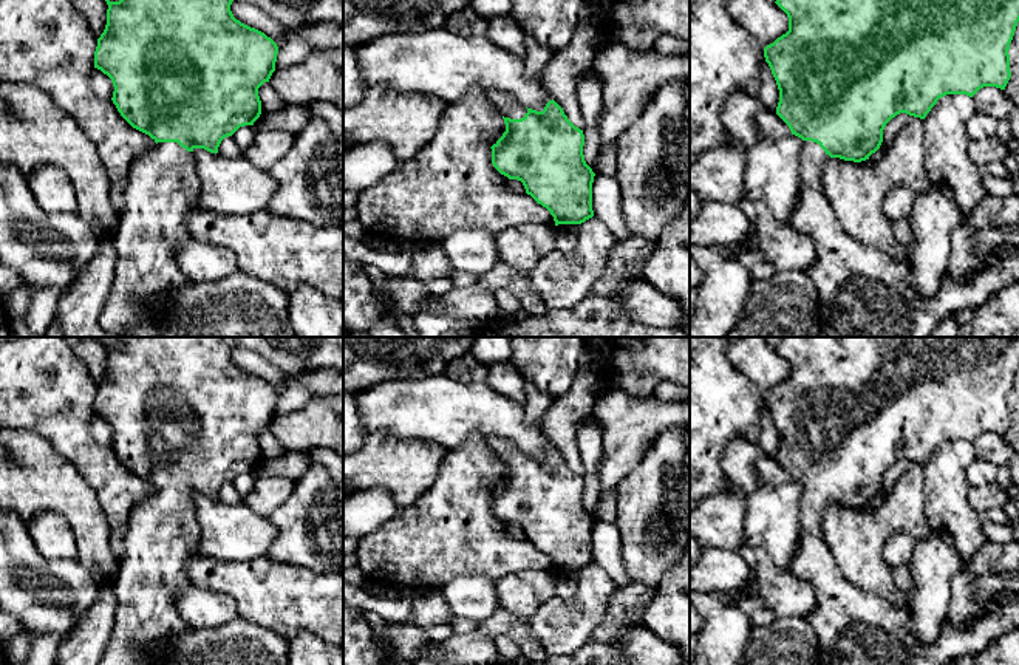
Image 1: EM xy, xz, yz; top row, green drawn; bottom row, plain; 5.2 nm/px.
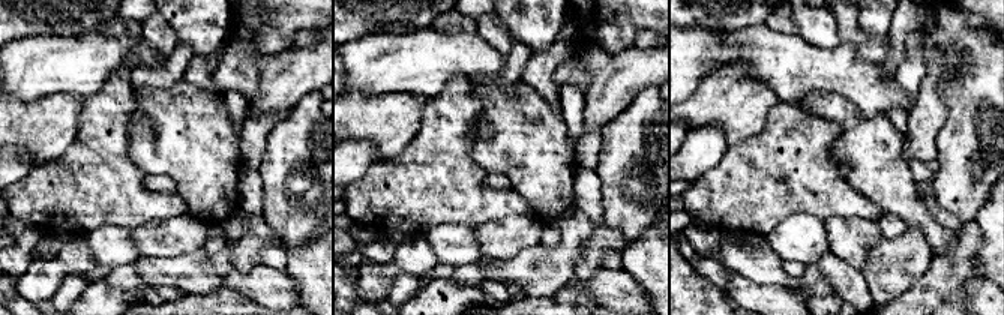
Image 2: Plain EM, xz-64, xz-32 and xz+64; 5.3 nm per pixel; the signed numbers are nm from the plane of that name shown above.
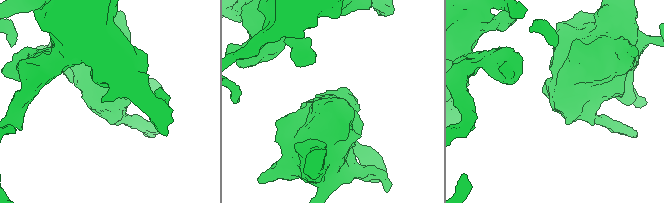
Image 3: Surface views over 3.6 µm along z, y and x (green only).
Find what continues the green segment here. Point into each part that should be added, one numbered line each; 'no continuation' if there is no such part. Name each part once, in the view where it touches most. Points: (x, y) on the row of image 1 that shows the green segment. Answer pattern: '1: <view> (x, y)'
1: xy (163, 184)

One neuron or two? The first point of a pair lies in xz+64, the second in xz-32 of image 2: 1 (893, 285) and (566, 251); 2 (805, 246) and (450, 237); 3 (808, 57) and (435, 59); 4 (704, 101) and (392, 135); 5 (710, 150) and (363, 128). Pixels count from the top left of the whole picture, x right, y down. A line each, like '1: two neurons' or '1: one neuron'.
1: one neuron
2: one neuron
3: one neuron
4: one neuron
5: two neurons

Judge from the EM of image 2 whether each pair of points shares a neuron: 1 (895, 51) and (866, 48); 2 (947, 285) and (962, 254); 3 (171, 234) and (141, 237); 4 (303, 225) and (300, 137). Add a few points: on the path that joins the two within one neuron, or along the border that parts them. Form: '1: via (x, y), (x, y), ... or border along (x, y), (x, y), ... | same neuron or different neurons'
1: border along (889, 33), (889, 50), (878, 62) | different neurons
2: via (947, 278), (961, 261) | same neuron
3: via (164, 237), (149, 237) | same neuron
4: via (285, 203), (281, 194), (284, 173), (294, 159) | same neuron

